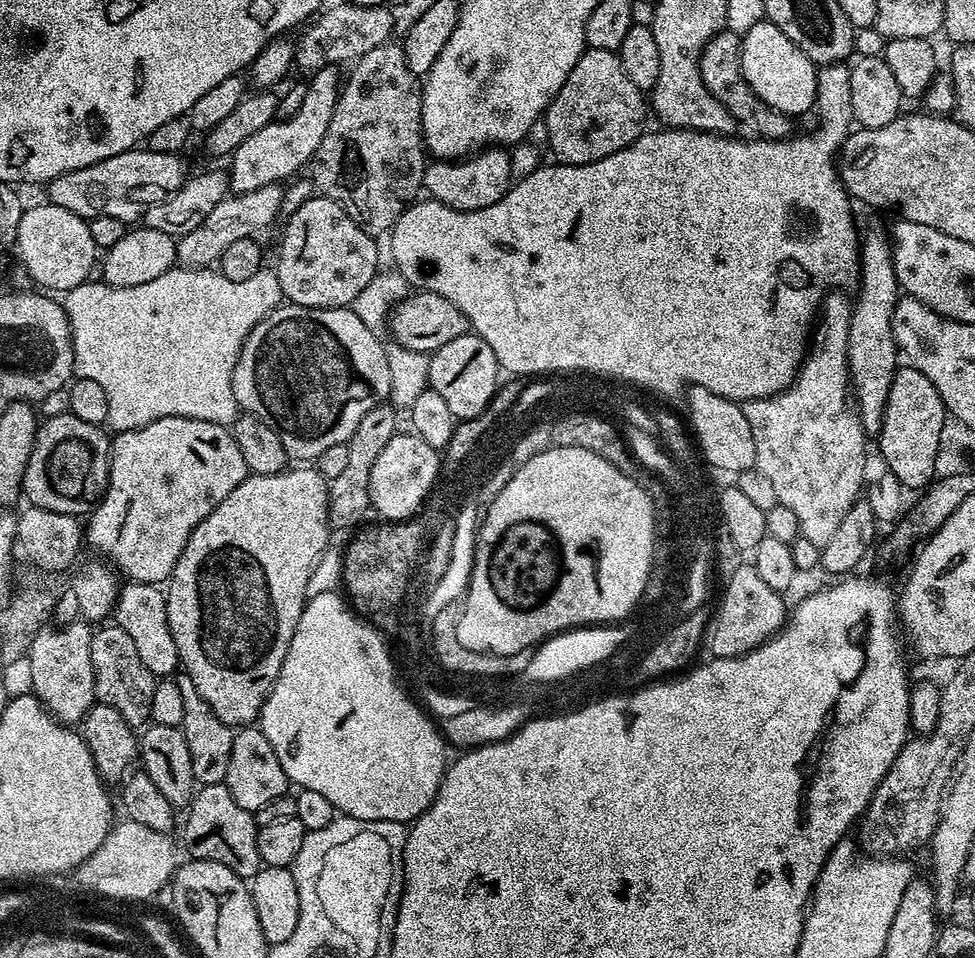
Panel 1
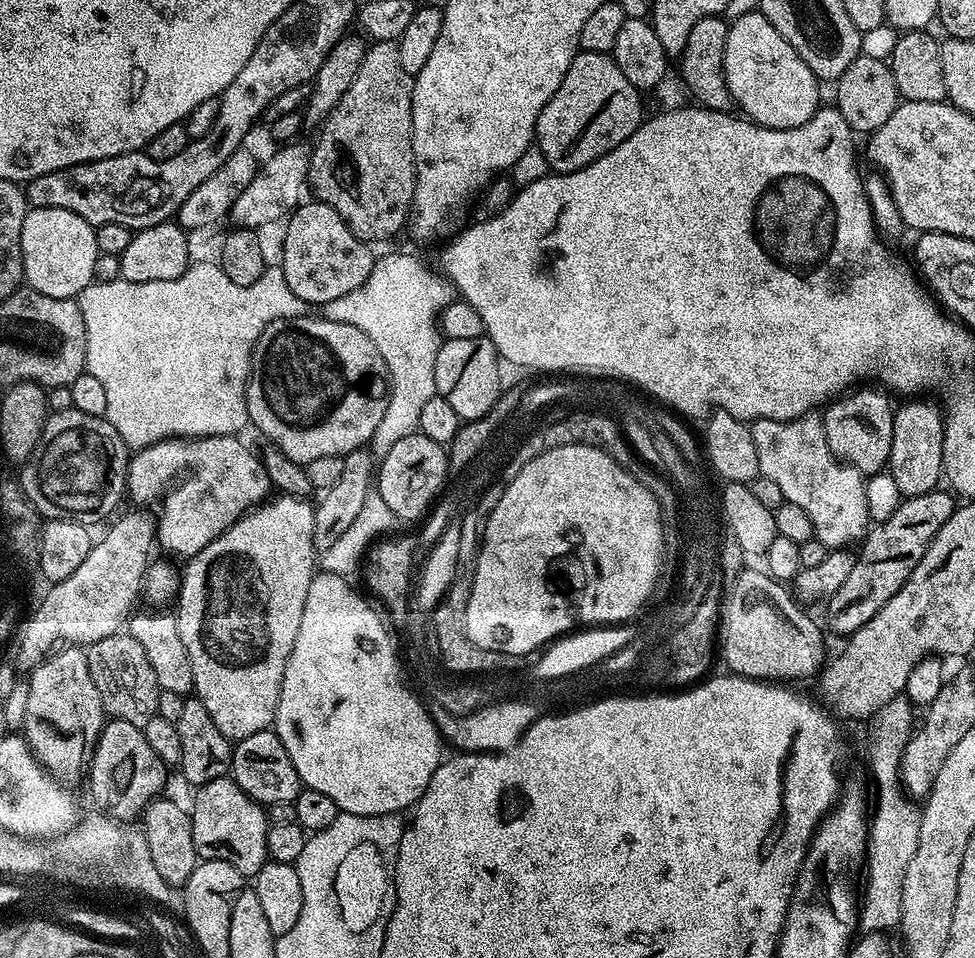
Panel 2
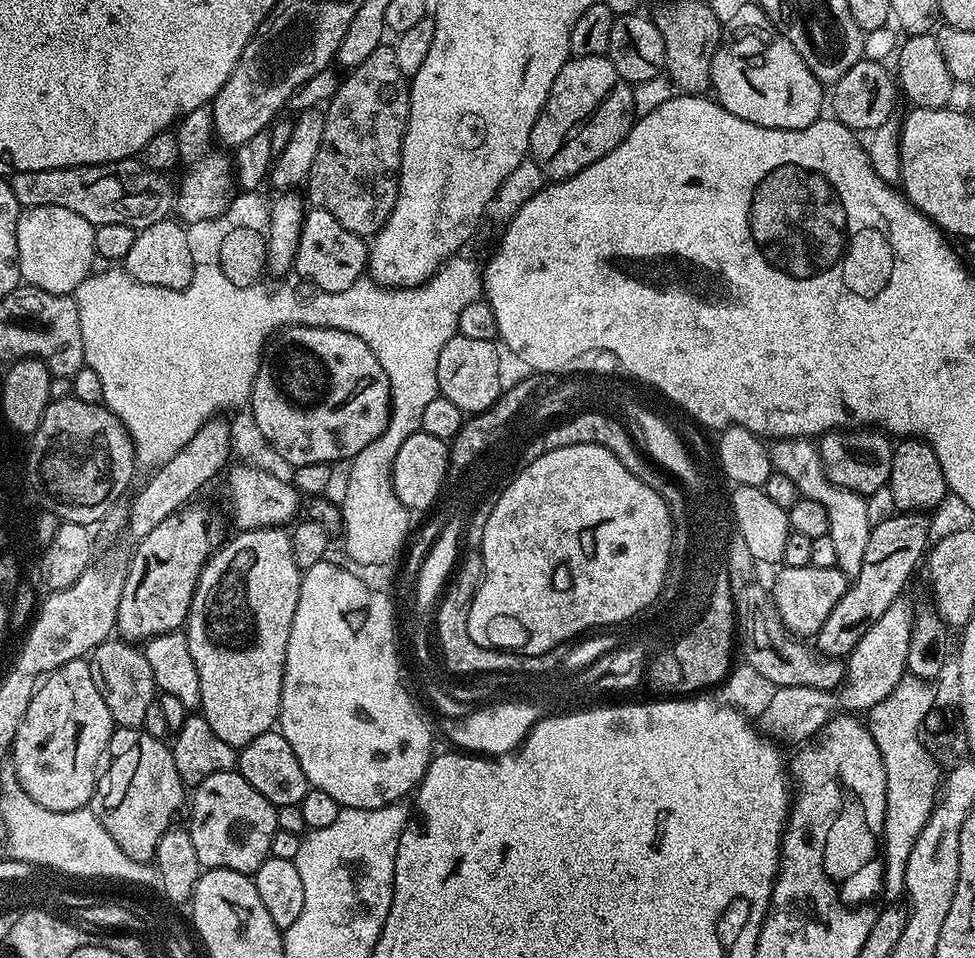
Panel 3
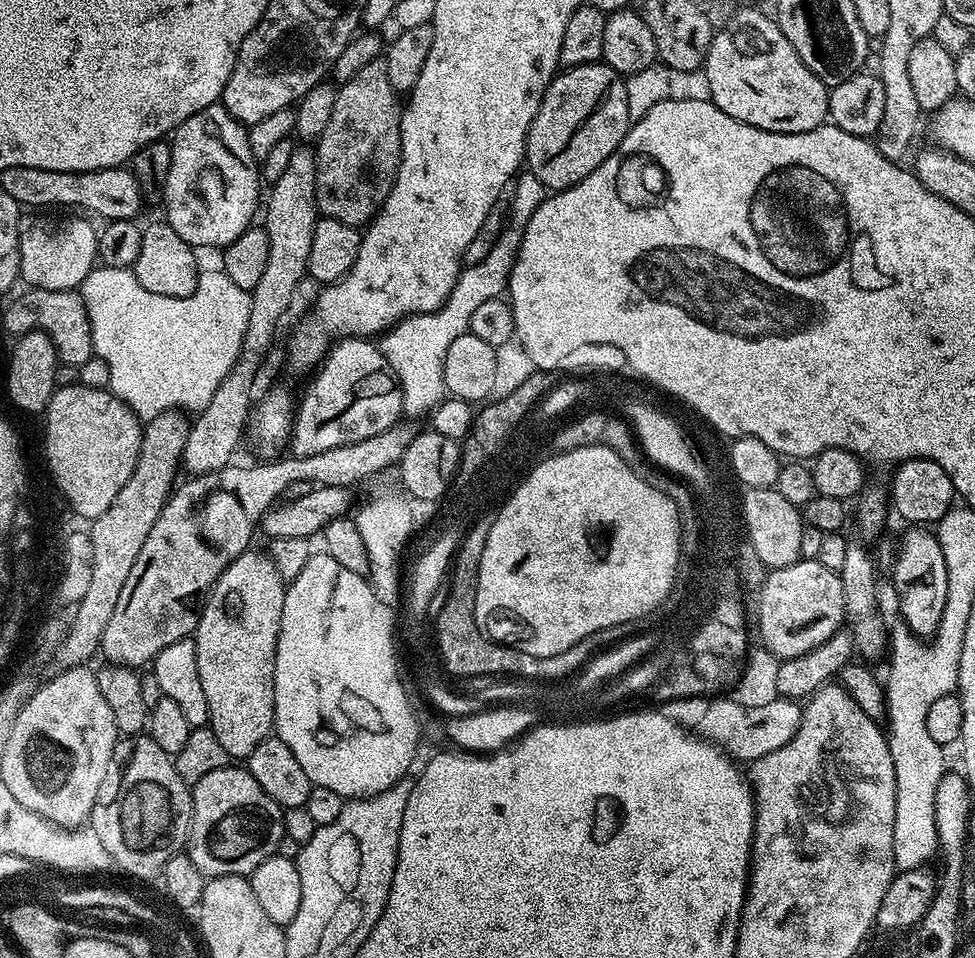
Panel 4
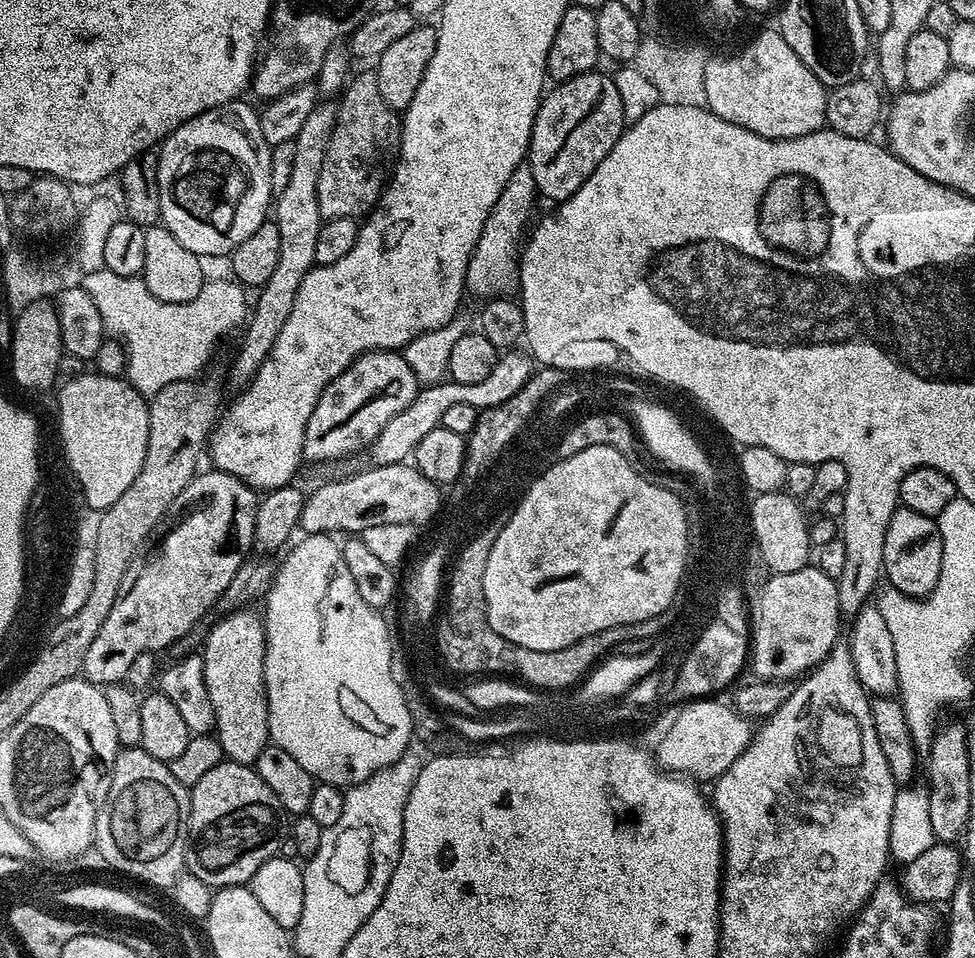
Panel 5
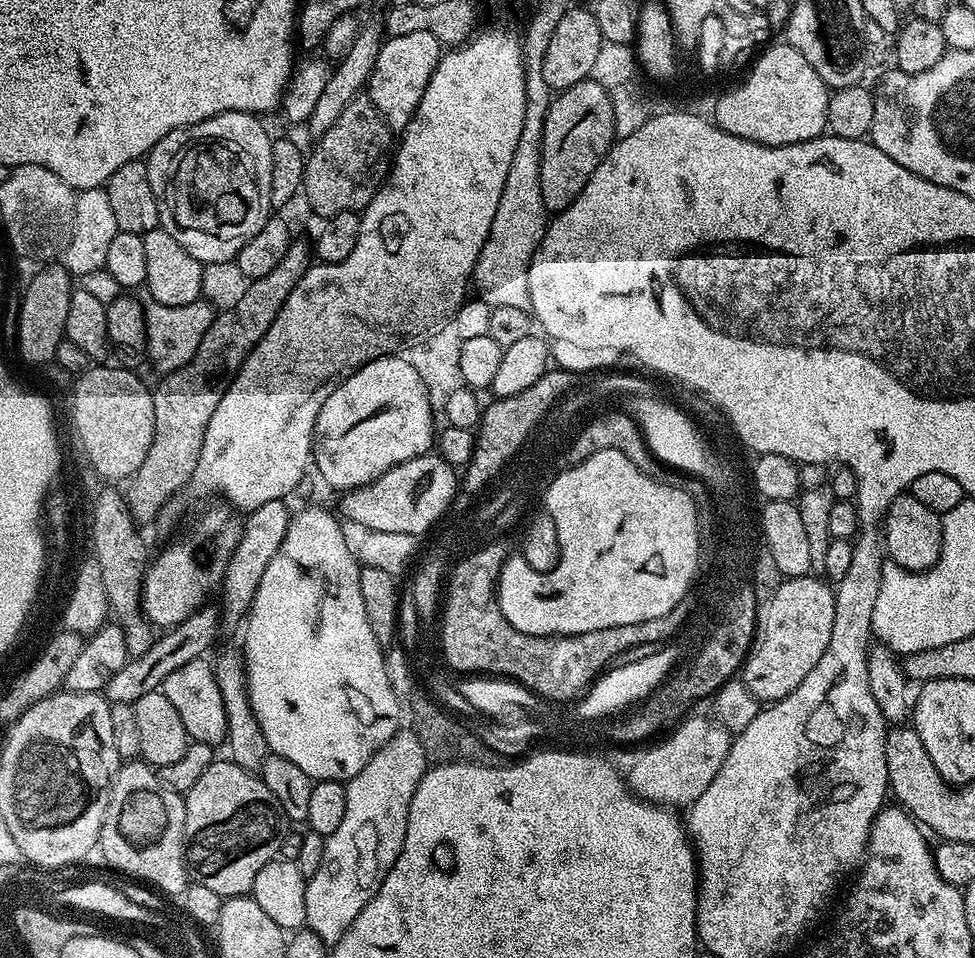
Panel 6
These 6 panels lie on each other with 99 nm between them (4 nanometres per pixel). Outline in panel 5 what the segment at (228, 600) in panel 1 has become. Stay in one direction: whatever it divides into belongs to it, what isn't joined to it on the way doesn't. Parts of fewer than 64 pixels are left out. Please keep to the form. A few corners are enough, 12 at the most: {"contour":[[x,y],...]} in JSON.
{"contour":[[252,610],[202,640],[214,734],[255,765],[268,747],[264,621]]}

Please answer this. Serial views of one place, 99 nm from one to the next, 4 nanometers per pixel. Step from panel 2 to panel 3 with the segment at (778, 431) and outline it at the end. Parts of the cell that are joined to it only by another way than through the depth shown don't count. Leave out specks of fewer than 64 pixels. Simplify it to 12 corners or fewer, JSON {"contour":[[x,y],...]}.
{"contour":[[808,438],[771,445],[773,469],[829,514],[838,562],[860,574],[874,523],[858,492],[828,479]]}

